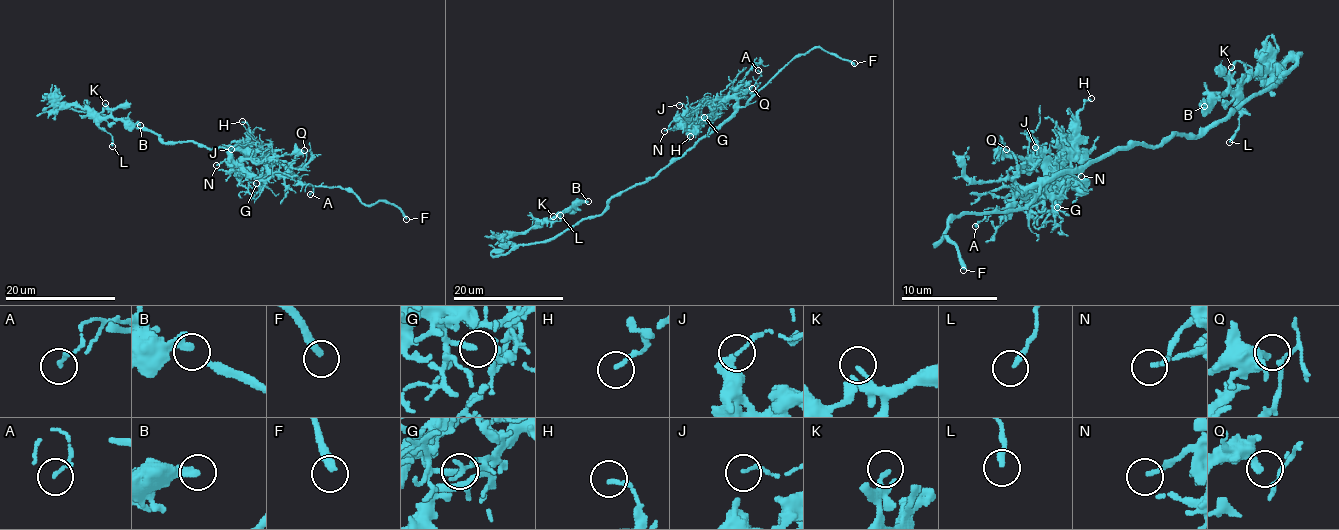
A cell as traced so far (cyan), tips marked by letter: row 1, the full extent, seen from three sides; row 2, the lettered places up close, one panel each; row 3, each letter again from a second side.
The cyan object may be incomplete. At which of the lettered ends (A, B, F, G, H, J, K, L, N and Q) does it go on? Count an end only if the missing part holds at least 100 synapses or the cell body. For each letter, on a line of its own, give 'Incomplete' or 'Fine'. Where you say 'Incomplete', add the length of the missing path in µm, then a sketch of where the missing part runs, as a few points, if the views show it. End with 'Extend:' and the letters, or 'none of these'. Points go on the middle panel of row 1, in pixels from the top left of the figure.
A: Fine
B: Fine
F: Incomplete. Missing length about 20 µm
G: Fine
H: Fine
J: Fine
K: Fine
L: Fine
N: Fine
Q: Fine
Extend: F

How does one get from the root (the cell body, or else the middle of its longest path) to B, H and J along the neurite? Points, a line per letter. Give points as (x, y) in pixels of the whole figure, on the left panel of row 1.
B: (205, 146), (164, 142), (151, 129), (61, 105), (79, 105), (98, 116), (126, 118), (140, 125)
H: (205, 146), (239, 149), (258, 157), (264, 163), (264, 174), (265, 167), (249, 146), (249, 127), (242, 121)
J: (205, 146), (246, 152), (264, 163), (263, 174), (265, 172), (268, 149), (253, 142), (238, 143), (231, 149)

